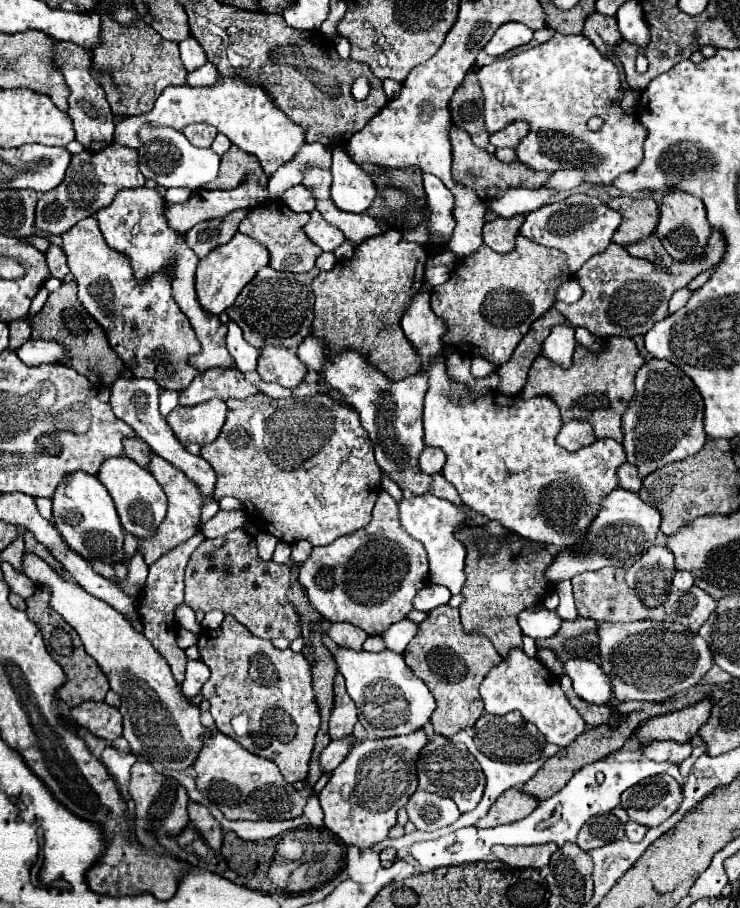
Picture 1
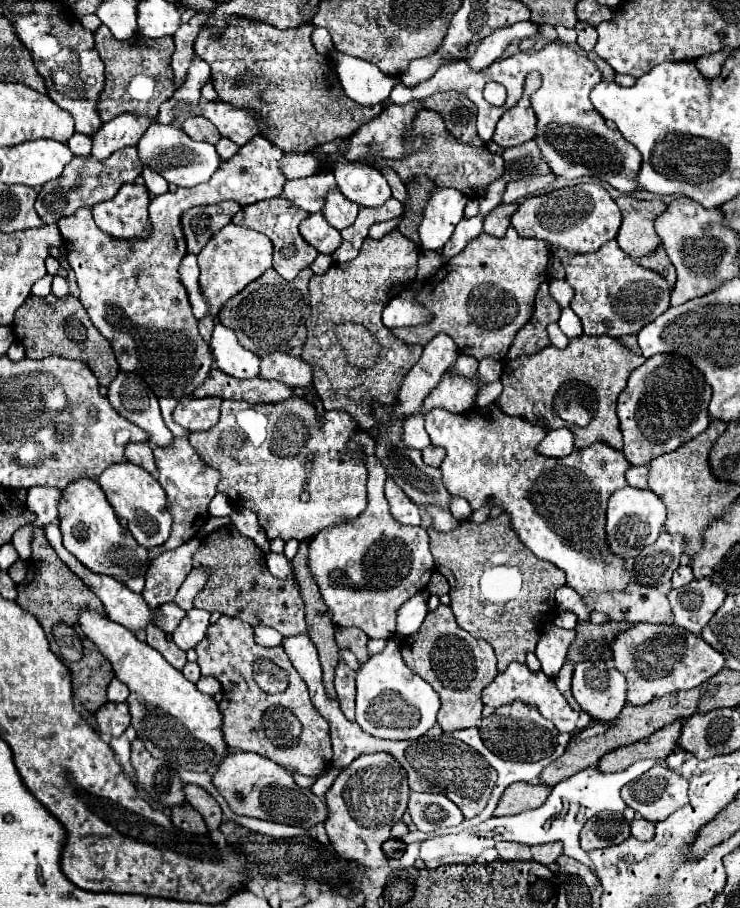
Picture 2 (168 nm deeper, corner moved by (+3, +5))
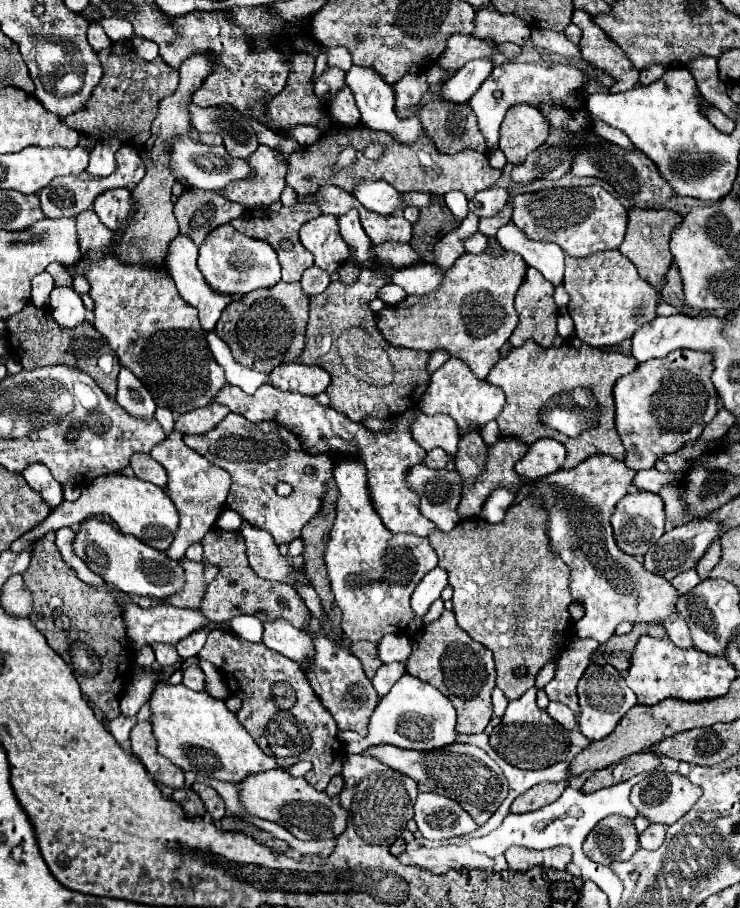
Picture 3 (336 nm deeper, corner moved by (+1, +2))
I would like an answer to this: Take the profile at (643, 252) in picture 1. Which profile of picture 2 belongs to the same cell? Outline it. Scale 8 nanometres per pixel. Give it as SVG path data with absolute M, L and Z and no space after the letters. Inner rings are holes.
M659 247L655 253L651 253L651 255L643 257L643 259L639 259L639 265L645 267L645 269L651 269L651 271L655 271L655 273L661 273L661 275L667 279L669 287L673 289L673 285L675 285L675 267L673 267L673 263L669 261L669 257L667 257L667 253L665 253L663 247Z

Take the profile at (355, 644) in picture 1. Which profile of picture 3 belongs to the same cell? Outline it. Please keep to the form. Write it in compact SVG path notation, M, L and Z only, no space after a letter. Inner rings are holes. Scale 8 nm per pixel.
M359 640L359 642L349 644L349 652L361 660L367 678L373 678L375 670L381 666L381 660L377 660L377 646L373 642Z

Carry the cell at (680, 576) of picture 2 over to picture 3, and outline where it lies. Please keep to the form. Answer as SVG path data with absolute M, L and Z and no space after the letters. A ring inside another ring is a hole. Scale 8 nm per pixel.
M687 570L687 572L679 574L679 576L675 576L671 584L673 584L673 588L675 588L679 594L685 594L685 592L689 592L691 588L695 588L699 582L701 582L701 578L697 576L697 572L695 572L695 570Z

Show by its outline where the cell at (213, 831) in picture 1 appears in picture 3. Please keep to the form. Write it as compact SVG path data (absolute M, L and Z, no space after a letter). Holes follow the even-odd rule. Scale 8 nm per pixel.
M195 782L191 786L191 790L203 800L205 808L207 808L207 814L213 822L219 822L223 816L225 816L225 808L223 808L223 800L221 796L217 796L217 792L213 788L209 788L207 784L201 784L201 782Z

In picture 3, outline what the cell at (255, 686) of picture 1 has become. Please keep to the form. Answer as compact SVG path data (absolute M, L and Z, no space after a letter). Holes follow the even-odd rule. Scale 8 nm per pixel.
M213 628L209 632L207 644L201 648L201 652L197 654L199 658L211 662L227 680L229 692L233 696L239 696L243 700L241 710L237 712L237 720L241 722L241 726L251 734L253 740L257 740L257 746L267 754L267 756L275 756L275 758L295 758L295 762L299 760L309 760L313 764L313 768L305 774L305 780L315 788L315 790L325 790L329 780L341 772L343 766L343 744L339 740L339 728L333 720L333 716L323 708L321 700L317 698L317 694L313 692L313 688L309 686L309 680L305 678L305 672L289 658L281 656L279 652L273 652L269 648L265 648L265 644L253 644L247 642L243 638L239 638L233 632L221 630L221 628Z

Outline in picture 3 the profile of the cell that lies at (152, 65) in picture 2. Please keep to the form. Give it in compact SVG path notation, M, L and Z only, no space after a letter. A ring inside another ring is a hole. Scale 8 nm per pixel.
M105 48L99 52L99 60L103 66L103 78L93 90L89 104L85 104L81 112L61 120L81 134L95 136L99 142L117 134L123 144L143 146L149 138L151 122L157 116L157 104L177 90L179 72L171 68L163 58L151 62L141 60L133 48L131 52L123 54L115 54L111 48Z

